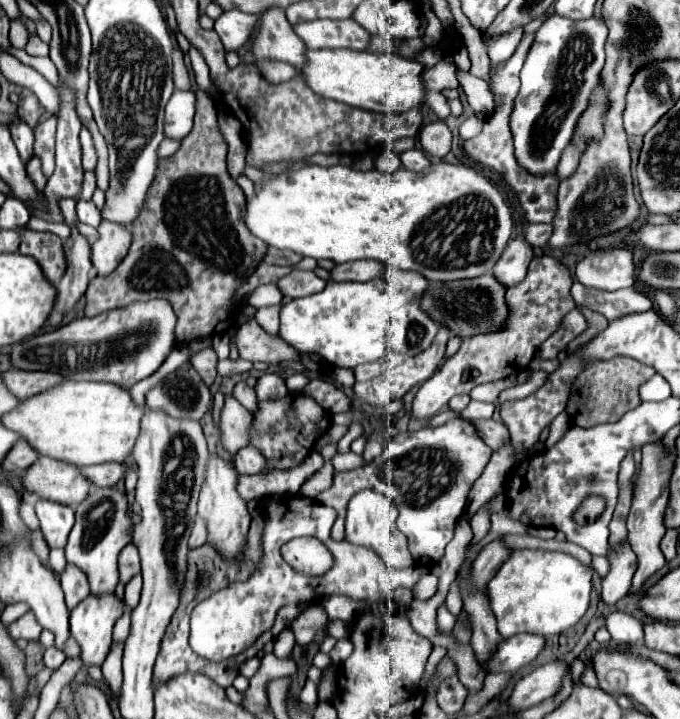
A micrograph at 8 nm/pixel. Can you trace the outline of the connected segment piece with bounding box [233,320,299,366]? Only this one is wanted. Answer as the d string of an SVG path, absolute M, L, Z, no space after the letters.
M255 320L241 324L233 336L239 358L249 362L271 362L277 366L281 360L297 360L299 354L281 338L269 336Z

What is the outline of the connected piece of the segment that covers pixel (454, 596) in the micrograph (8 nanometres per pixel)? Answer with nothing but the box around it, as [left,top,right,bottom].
[445,580,463,620]

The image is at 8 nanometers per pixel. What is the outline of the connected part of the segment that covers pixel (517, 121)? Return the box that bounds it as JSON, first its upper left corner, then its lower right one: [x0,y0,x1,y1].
[511,14,607,174]

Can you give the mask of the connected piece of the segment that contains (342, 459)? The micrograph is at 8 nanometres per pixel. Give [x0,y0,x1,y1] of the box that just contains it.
[331,452,363,472]

